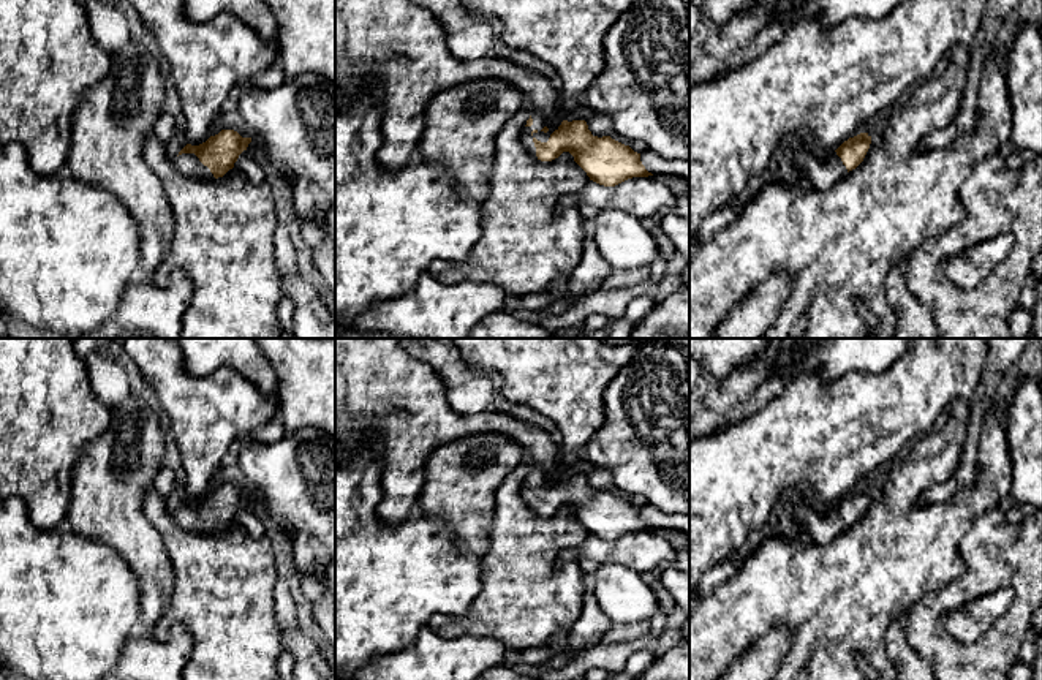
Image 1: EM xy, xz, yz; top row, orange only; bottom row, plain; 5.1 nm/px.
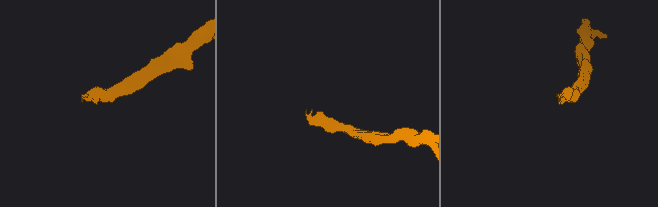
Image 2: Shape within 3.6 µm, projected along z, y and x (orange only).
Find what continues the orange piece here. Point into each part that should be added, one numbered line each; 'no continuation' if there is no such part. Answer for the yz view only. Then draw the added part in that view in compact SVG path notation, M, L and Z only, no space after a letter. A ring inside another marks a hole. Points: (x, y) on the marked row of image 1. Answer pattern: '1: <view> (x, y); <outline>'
1: yz (821, 171); M802 138L794 139L792 161L803 180L819 191L830 190L848 174L836 152L819 153Z

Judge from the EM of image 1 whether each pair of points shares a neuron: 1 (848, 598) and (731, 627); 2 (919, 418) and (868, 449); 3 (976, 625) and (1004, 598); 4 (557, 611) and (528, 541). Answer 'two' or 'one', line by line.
1: one
2: one
3: one
4: one

